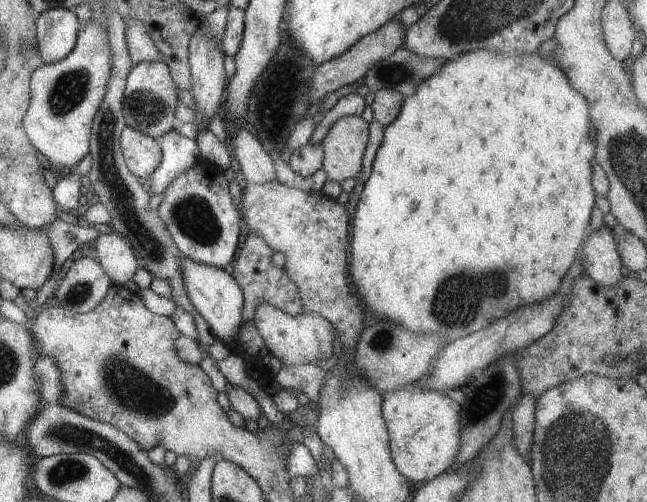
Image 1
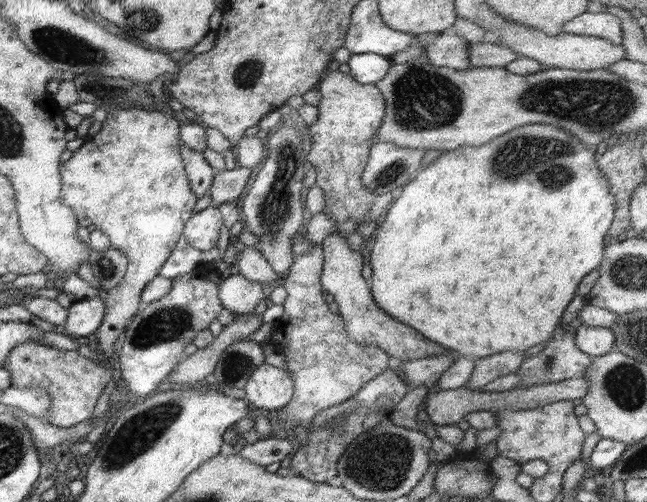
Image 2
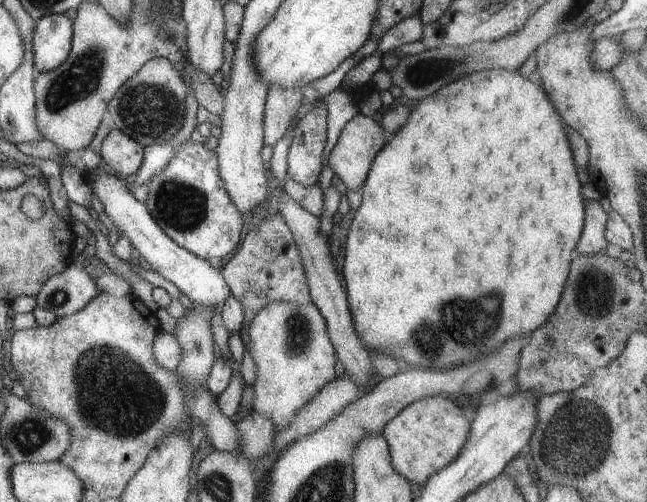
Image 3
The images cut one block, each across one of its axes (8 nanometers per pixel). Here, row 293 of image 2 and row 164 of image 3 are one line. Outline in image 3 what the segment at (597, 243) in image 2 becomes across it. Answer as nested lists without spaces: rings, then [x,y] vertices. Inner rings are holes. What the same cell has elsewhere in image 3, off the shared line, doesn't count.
[[[502,68],[467,74],[421,98],[411,108],[401,128],[373,158],[361,187],[361,203],[353,215],[346,235],[341,276],[345,282],[344,291],[355,334],[357,338],[361,338],[361,344],[367,352],[380,351],[388,354],[388,357],[402,367],[433,367],[433,370],[445,370],[457,364],[473,362],[475,358],[481,360],[483,356],[489,357],[507,340],[524,333],[533,333],[536,328],[545,324],[559,302],[584,218],[584,198],[579,192],[582,185],[577,180],[576,164],[573,162],[567,132],[561,120],[560,114],[547,98],[547,93],[537,78],[523,78],[517,74],[517,70],[507,72]],[[461,300],[489,304],[457,304]]]

